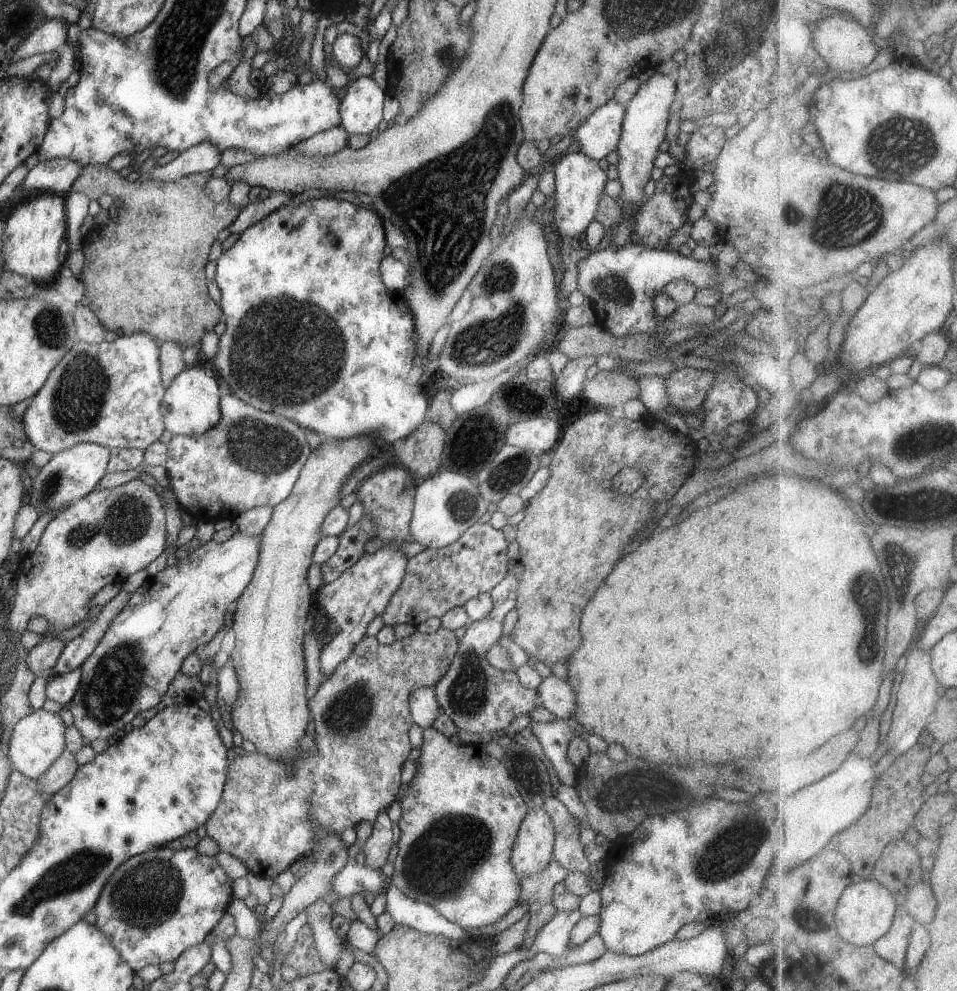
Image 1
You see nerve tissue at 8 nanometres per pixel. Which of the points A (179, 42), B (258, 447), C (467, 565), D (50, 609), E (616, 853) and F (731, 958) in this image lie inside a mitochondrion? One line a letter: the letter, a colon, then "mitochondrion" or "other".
A: mitochondrion
B: mitochondrion
C: other
D: other
E: other
F: other

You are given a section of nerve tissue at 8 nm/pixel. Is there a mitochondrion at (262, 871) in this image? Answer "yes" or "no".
no

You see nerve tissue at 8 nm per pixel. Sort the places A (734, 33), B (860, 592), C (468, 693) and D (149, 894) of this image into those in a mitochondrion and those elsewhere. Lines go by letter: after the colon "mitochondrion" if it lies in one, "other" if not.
A: mitochondrion
B: mitochondrion
C: mitochondrion
D: mitochondrion

